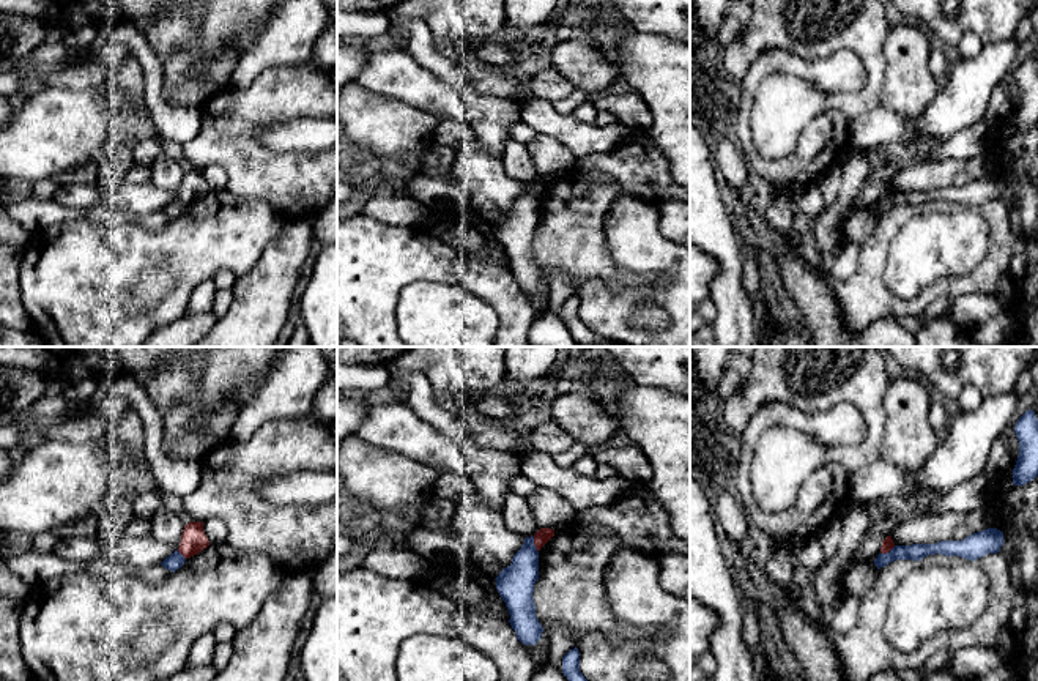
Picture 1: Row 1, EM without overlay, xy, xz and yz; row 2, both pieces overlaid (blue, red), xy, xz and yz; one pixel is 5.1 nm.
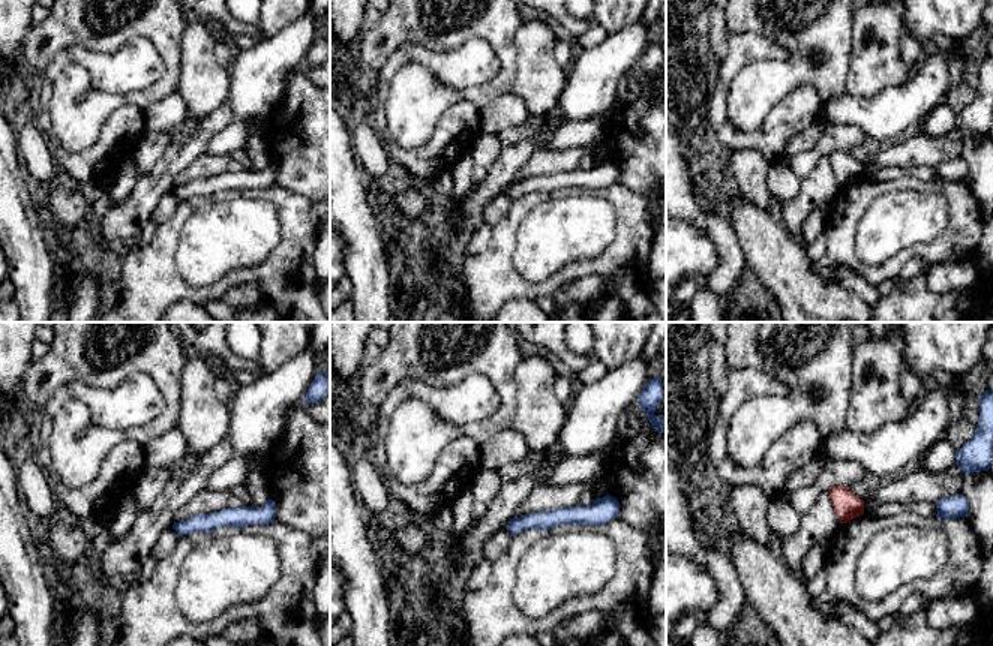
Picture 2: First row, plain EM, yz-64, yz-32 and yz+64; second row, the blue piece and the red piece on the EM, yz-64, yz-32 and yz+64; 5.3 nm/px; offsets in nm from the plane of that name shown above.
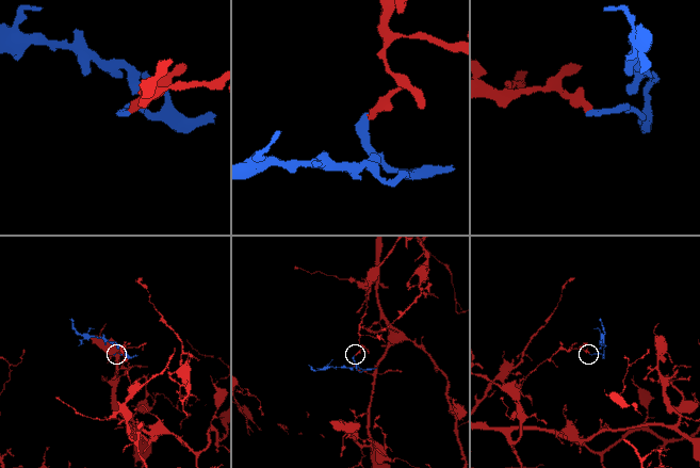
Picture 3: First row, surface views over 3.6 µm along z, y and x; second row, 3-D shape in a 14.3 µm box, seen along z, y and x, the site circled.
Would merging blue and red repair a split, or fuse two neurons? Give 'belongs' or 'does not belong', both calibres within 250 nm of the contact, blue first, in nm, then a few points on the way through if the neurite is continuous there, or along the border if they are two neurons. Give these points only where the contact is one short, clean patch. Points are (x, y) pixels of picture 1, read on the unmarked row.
does not belong; 190 nm thick on the blue side, 80 nm on the other; border along xz (533, 183), (537, 199)

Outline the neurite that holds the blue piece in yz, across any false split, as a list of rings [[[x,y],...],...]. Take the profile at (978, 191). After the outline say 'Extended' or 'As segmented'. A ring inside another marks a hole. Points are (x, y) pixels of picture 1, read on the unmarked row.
[[[988,175],[967,183],[962,188],[940,188],[936,191],[895,192],[888,200],[879,200],[874,207],[877,216],[896,207],[920,208],[928,202],[961,203],[975,208],[988,200],[1000,199],[1003,180],[997,175]]]. As segmented

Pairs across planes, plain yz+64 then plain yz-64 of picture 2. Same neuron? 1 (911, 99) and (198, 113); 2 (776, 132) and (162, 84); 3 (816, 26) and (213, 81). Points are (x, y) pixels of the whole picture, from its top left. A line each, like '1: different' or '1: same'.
1: different
2: different
3: different

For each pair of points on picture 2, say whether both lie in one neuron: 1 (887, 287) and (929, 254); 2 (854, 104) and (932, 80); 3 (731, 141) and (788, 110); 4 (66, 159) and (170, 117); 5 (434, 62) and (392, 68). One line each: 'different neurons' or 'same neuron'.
1: different neurons
2: same neuron
3: same neuron
4: different neurons
5: same neuron

